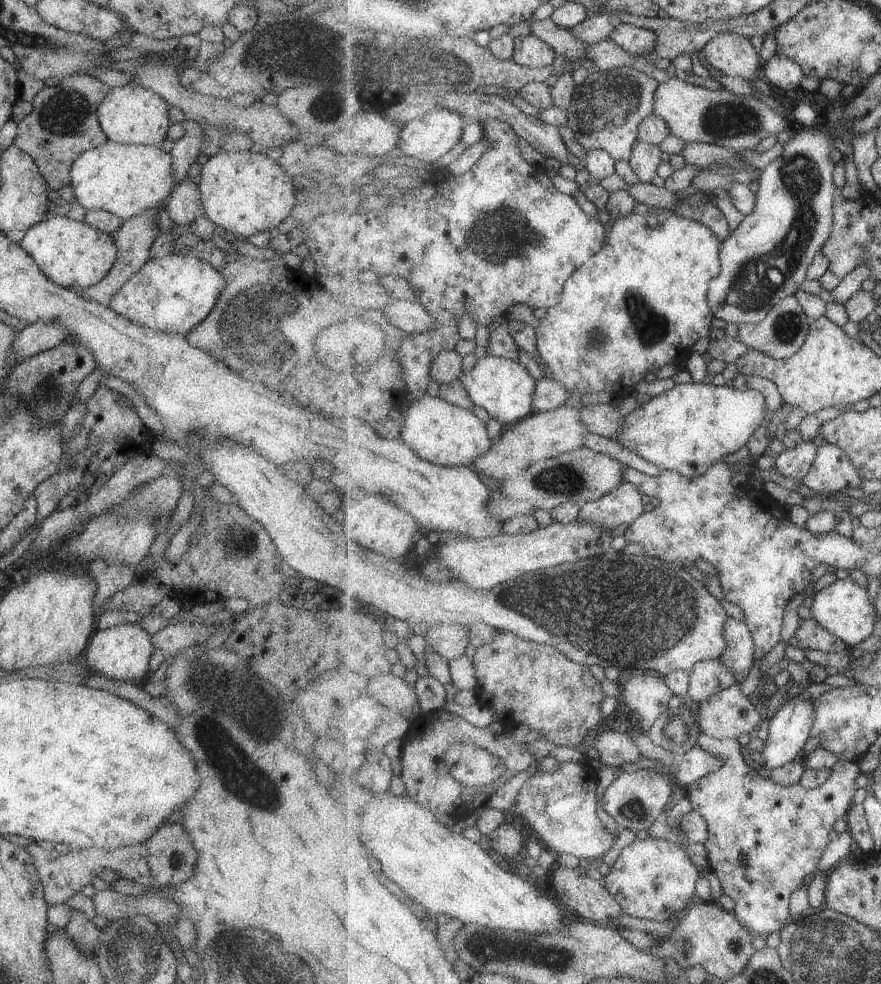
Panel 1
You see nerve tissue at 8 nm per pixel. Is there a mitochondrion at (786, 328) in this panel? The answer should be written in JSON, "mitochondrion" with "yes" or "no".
{"mitochondrion":"yes"}

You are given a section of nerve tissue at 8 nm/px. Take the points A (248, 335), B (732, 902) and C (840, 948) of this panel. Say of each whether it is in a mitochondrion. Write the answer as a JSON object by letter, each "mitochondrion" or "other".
{"A":"mitochondrion","B":"other","C":"mitochondrion"}

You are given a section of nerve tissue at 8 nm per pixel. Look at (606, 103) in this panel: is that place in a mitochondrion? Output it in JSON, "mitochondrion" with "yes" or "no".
{"mitochondrion":"yes"}

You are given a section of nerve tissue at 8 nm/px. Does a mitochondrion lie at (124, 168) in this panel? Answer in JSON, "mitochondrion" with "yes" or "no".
{"mitochondrion":"no"}

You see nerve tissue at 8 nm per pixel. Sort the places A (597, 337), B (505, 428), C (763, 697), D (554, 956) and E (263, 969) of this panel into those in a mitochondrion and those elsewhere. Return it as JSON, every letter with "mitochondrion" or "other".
{"A":"mitochondrion","B":"other","C":"other","D":"mitochondrion","E":"mitochondrion"}

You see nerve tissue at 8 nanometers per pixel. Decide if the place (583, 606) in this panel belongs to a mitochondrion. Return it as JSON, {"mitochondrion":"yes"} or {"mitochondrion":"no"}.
{"mitochondrion":"yes"}

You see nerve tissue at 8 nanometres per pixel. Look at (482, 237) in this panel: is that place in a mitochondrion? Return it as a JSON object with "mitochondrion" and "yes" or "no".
{"mitochondrion":"yes"}

